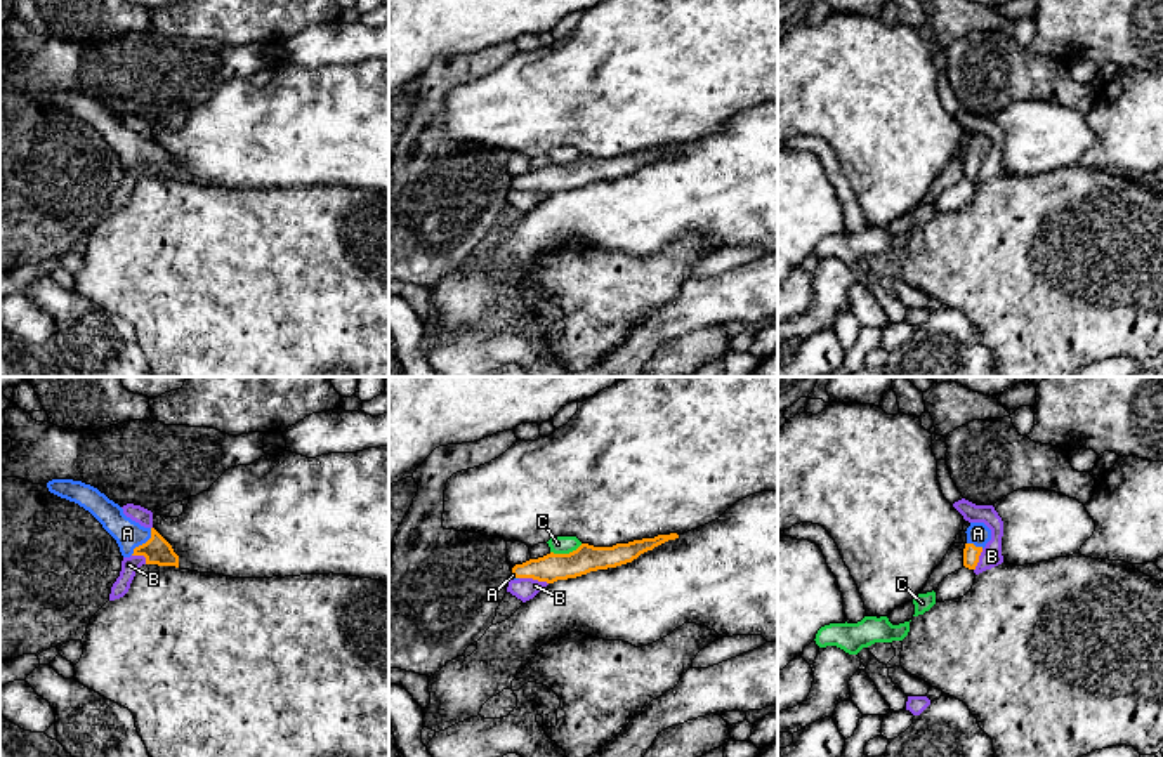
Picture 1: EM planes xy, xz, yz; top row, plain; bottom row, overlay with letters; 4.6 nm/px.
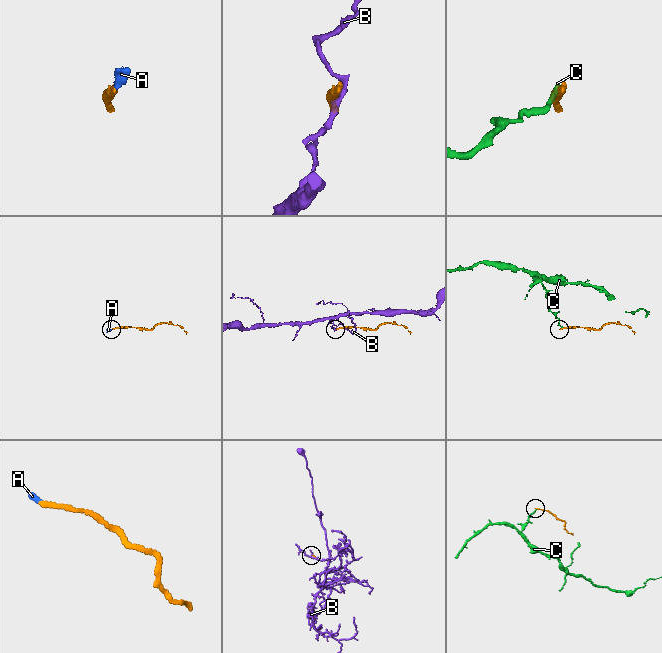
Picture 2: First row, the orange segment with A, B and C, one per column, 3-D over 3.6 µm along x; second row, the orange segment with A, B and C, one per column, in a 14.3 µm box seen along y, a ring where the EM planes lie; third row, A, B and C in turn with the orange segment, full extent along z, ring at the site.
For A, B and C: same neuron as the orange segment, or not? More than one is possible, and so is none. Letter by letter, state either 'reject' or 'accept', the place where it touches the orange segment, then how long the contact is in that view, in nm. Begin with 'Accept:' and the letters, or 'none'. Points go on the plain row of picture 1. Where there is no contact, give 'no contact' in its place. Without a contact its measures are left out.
Accept: A
A: accept; contact xy (143, 155); length 160 nm
B: reject; contact xz (533, 190); length 140 nm
C: reject; contact xz (566, 165); length 160 nm

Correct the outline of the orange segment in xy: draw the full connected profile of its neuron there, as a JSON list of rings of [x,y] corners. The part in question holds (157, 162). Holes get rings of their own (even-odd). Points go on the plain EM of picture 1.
[[[52,90],[47,99],[89,122],[116,151],[123,168],[144,167],[146,175],[179,179],[179,167],[154,139],[144,139],[127,128],[123,120],[97,99],[73,90]]]

